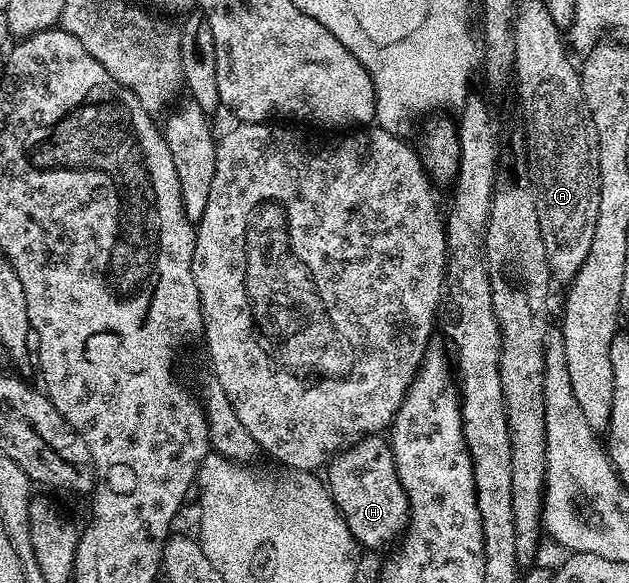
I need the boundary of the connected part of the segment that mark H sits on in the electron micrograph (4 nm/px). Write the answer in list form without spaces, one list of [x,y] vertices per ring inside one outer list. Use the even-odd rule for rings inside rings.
[[[385,437],[359,438],[341,454],[335,454],[325,467],[324,482],[359,547],[378,550],[403,537],[410,520],[410,501],[400,484],[390,443]]]

